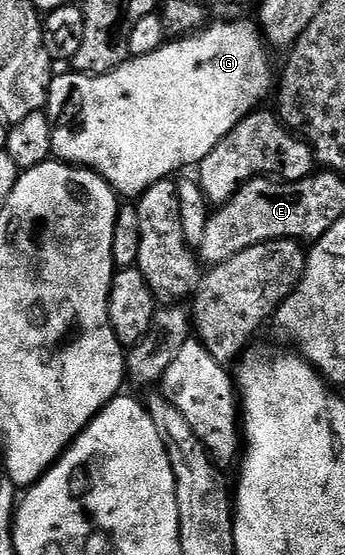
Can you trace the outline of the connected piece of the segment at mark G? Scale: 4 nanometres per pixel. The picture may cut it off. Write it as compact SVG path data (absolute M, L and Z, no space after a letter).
M253 19L252 21L238 20L235 24L212 24L194 32L193 35L184 36L182 39L171 39L163 44L160 50L156 50L152 54L135 56L121 64L116 70L105 72L102 76L88 76L73 70L67 70L63 76L55 75L49 88L49 103L51 105L59 104L58 120L56 116L56 127L52 134L53 155L63 164L91 168L92 171L98 172L122 198L137 198L148 190L148 186L173 177L175 175L173 172L178 172L181 168L188 167L189 164L191 166L201 164L207 154L238 125L238 121L255 111L261 105L258 103L269 92L271 95L276 84L276 72L270 69L271 49L259 31L259 25Z

